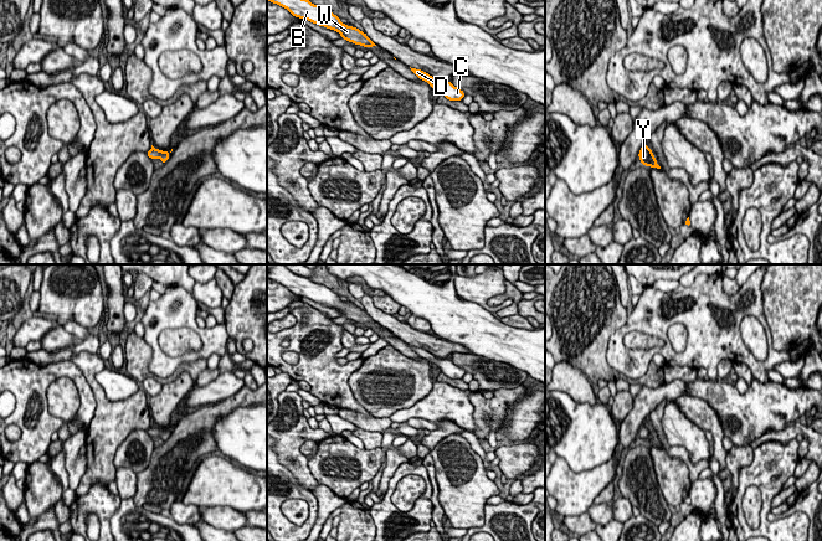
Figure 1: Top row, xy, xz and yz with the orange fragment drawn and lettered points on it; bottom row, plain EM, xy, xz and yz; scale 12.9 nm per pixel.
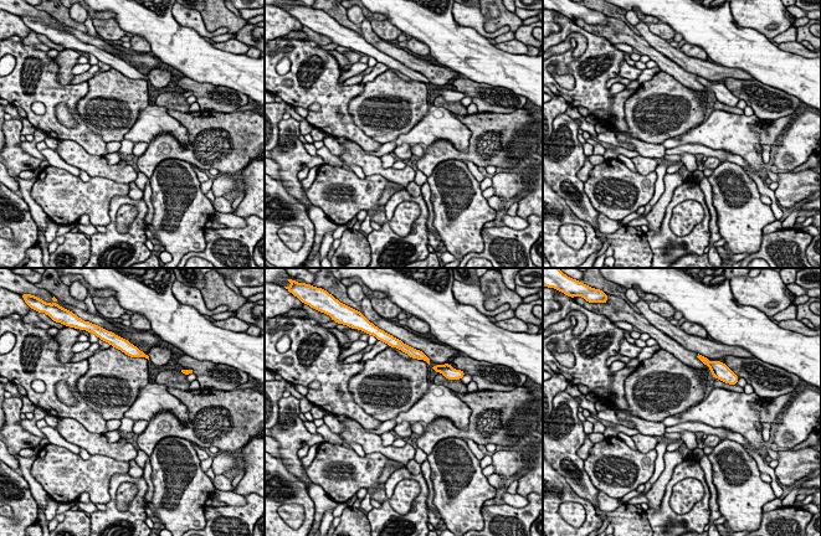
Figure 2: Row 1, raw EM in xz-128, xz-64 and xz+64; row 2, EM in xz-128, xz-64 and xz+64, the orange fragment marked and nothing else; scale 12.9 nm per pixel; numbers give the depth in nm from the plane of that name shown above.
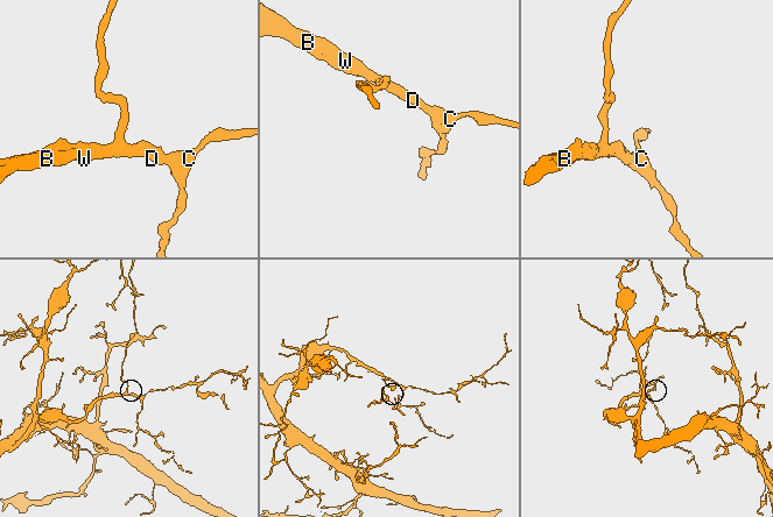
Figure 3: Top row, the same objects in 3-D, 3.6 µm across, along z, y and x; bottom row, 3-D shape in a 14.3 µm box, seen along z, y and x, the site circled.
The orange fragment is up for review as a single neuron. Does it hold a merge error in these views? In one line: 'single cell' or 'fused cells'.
single cell

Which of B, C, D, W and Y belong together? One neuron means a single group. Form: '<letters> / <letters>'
B C D W Y

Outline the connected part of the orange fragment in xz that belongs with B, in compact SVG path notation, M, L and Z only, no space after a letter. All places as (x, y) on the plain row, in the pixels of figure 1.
M274 264L268 272L267 278L287 287L293 294L305 297L319 304L334 308L341 316L364 325L376 324L365 310L355 304L350 305L340 299L332 289L323 284L312 282L307 277L292 273L284 264Z

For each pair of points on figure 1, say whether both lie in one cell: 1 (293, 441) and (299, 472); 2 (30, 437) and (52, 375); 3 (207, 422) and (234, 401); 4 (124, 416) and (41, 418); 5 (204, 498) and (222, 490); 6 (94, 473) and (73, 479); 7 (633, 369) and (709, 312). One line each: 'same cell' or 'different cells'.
1: same cell
2: same cell
3: same cell
4: different cells
5: same cell
6: different cells
7: same cell

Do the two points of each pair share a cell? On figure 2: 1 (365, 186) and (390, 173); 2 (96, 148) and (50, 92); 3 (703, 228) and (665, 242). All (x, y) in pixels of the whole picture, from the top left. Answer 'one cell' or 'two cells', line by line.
1: two cells
2: one cell
3: one cell

